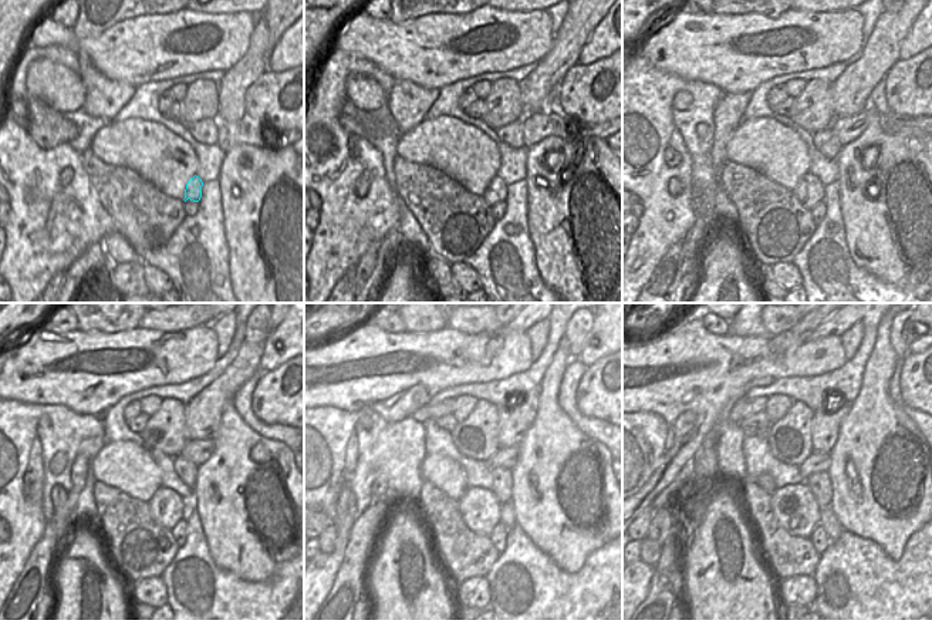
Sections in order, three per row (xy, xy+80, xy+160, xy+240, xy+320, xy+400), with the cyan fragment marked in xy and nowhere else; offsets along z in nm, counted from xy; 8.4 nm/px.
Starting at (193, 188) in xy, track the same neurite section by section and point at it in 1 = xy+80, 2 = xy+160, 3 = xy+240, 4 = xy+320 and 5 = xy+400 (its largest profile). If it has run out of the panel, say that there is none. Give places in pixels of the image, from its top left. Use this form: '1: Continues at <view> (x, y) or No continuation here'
1: Continues at xy+80 (496, 191)
2: Continues at xy+160 (809, 191)
3: Continues at xy+240 (166, 506)
4: Continues at xy+320 (479, 508)
5: Continues at xy+400 (794, 506).

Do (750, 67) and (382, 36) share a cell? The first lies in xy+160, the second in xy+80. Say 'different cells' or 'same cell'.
same cell

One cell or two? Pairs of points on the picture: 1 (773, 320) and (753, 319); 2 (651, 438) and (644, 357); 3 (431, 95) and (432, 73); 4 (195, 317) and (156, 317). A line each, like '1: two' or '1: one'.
1: two
2: two
3: two
4: one

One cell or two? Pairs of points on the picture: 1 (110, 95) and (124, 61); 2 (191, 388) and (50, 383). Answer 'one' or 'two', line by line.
1: two
2: two

